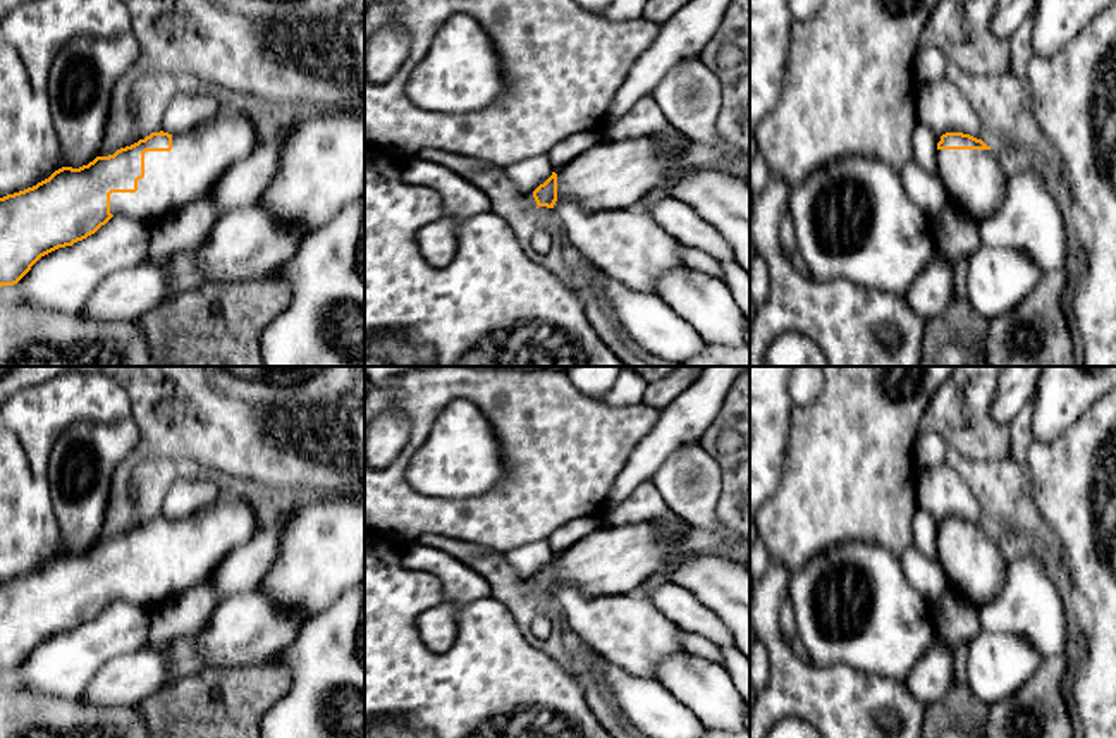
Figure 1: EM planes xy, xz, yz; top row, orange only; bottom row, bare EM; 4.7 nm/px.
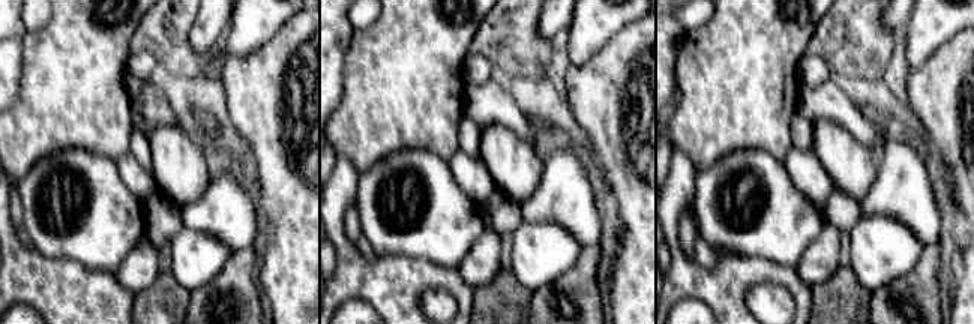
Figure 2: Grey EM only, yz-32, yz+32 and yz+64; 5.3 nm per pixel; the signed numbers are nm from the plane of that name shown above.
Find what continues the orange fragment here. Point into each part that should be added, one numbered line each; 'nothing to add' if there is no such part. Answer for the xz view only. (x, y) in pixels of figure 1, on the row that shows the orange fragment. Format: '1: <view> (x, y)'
1: xz (618, 174)

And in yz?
1: yz (974, 179)

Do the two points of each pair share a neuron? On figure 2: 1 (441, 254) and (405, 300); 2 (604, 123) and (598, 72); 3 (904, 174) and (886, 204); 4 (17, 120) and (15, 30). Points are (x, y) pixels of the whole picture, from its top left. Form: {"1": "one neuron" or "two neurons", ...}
{"1": "two neurons", "2": "one neuron", "3": "one neuron", "4": "two neurons"}

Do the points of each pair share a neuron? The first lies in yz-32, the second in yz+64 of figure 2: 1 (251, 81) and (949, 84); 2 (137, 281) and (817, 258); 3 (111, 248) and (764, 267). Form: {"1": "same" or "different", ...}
{"1": "same", "2": "same", "3": "different"}

